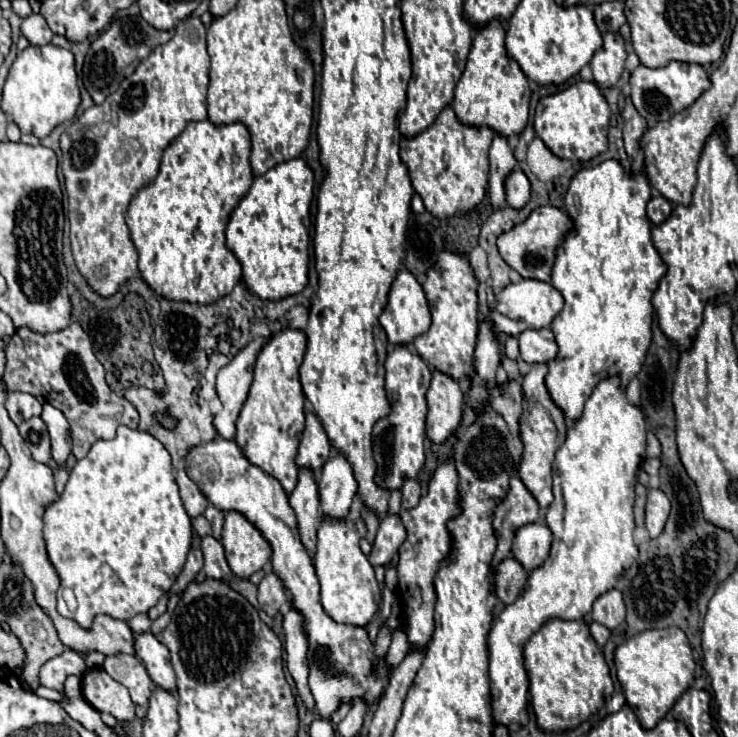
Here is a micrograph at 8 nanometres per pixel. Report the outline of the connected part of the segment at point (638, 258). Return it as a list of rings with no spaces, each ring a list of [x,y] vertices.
[[[603,161],[597,167],[581,169],[567,189],[565,209],[575,223],[575,231],[571,231],[557,249],[551,275],[551,283],[561,291],[565,305],[551,323],[559,353],[553,361],[547,363],[549,371],[545,375],[545,385],[553,403],[569,421],[577,421],[581,417],[583,405],[599,381],[617,375],[621,379],[621,387],[625,389],[643,367],[647,347],[651,343],[651,297],[667,271],[651,241],[651,221],[645,213],[649,199],[651,185],[645,173],[627,175],[627,171],[617,161]]]

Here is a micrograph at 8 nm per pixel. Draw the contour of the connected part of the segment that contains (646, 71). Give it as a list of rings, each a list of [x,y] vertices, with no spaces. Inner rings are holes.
[[[669,61],[667,65],[657,69],[639,65],[629,77],[629,87],[631,87],[631,101],[635,109],[639,111],[641,117],[647,119],[649,125],[653,125],[659,121],[667,121],[677,111],[689,107],[689,103],[693,103],[709,87],[709,75],[701,65],[695,63]]]

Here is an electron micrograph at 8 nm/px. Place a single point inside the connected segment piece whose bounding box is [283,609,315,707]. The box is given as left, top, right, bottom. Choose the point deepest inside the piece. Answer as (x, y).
(296, 648)

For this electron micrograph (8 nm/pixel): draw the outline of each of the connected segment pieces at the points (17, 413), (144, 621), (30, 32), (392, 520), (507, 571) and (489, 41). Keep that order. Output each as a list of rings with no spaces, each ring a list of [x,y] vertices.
[[[7,393],[5,409],[15,425],[21,425],[31,417],[41,415],[41,403],[29,393]]]
[[[137,615],[137,617],[133,617],[133,619],[129,621],[129,627],[131,627],[135,633],[145,633],[145,631],[149,631],[149,627],[151,627],[151,619],[149,619],[147,615]]]
[[[29,15],[29,17],[25,17],[23,23],[21,23],[21,35],[33,47],[43,47],[53,37],[53,33],[49,31],[49,27],[47,27],[45,19],[41,19],[41,15]]]
[[[385,515],[381,519],[377,539],[369,555],[371,565],[373,567],[387,565],[403,541],[405,541],[405,527],[401,527],[401,519],[397,515]]]
[[[507,557],[505,561],[501,561],[495,569],[495,575],[493,575],[497,599],[503,605],[513,603],[513,599],[517,599],[517,595],[523,591],[527,577],[529,577],[527,571],[513,557]]]
[[[491,21],[487,27],[473,35],[467,67],[455,85],[453,111],[463,125],[489,127],[501,137],[519,135],[529,117],[529,79],[523,75],[519,65],[505,51],[505,27],[499,21]]]

